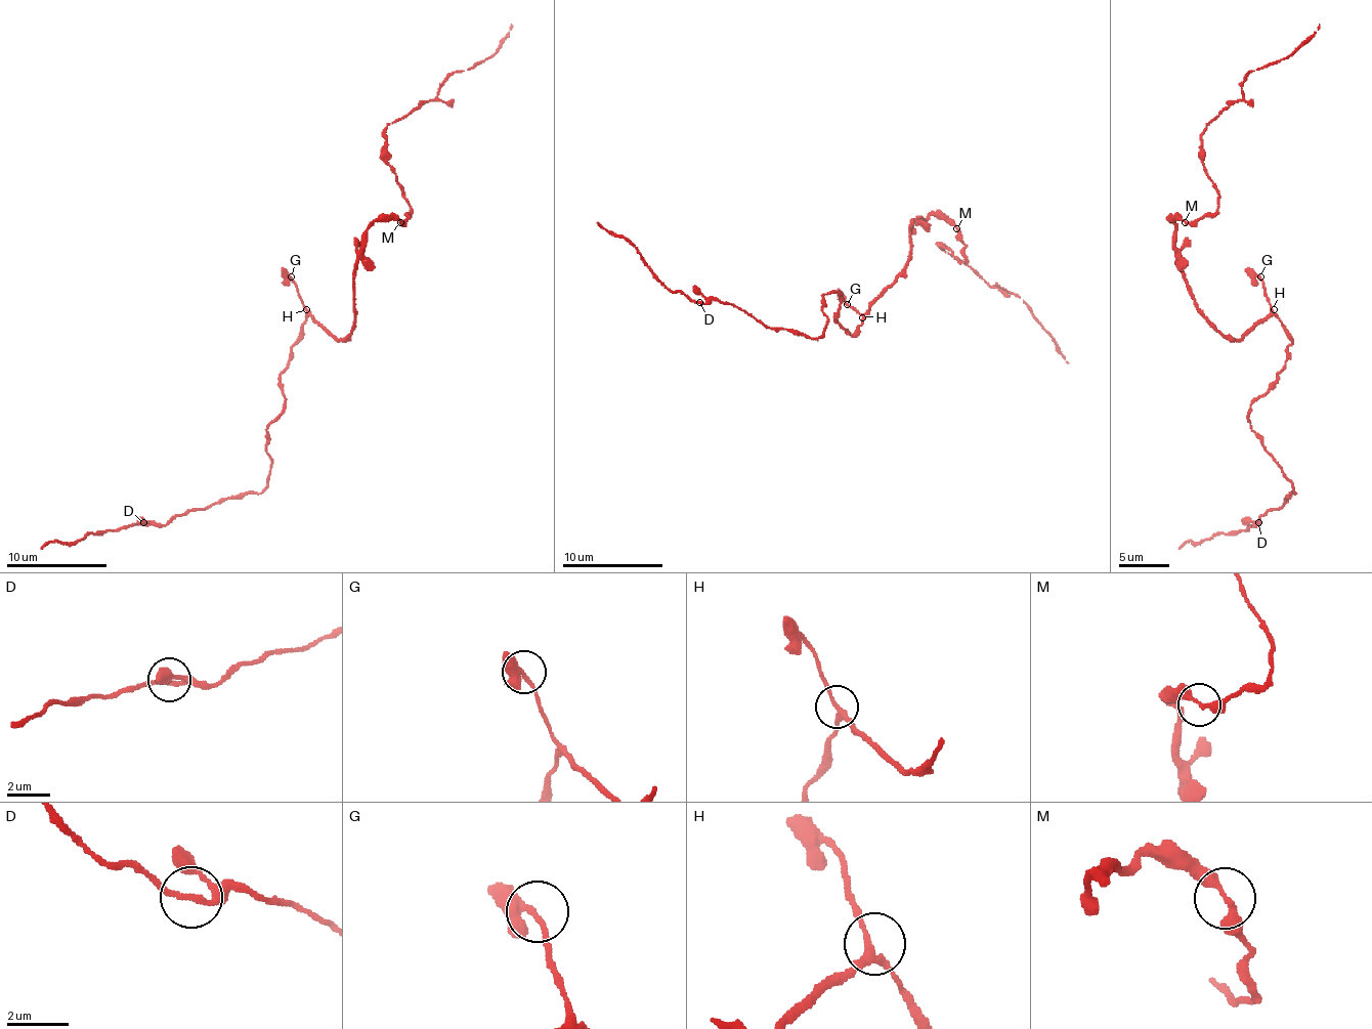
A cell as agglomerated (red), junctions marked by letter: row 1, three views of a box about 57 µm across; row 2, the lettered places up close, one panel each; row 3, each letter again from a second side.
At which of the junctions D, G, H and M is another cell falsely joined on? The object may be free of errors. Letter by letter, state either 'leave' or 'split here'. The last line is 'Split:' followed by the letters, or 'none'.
D: leave
G: leave
H: leave
M: leave
Split: none

